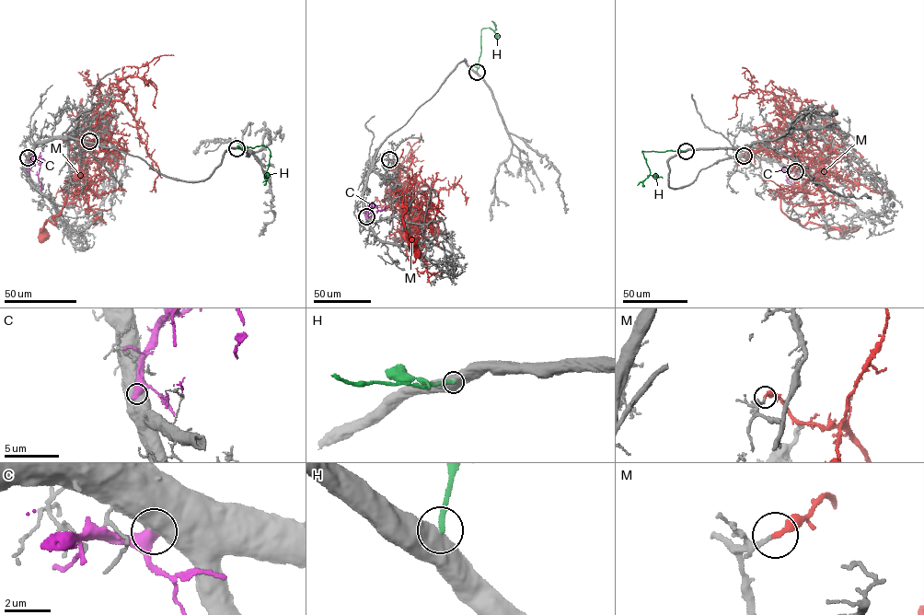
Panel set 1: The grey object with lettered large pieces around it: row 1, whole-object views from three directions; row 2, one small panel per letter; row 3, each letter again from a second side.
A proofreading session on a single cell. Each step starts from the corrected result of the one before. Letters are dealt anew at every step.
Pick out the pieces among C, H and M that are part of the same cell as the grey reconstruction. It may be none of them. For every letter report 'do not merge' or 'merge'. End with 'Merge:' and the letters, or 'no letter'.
C: do not merge
H: do not merge
M: do not merge
Merge: no letter

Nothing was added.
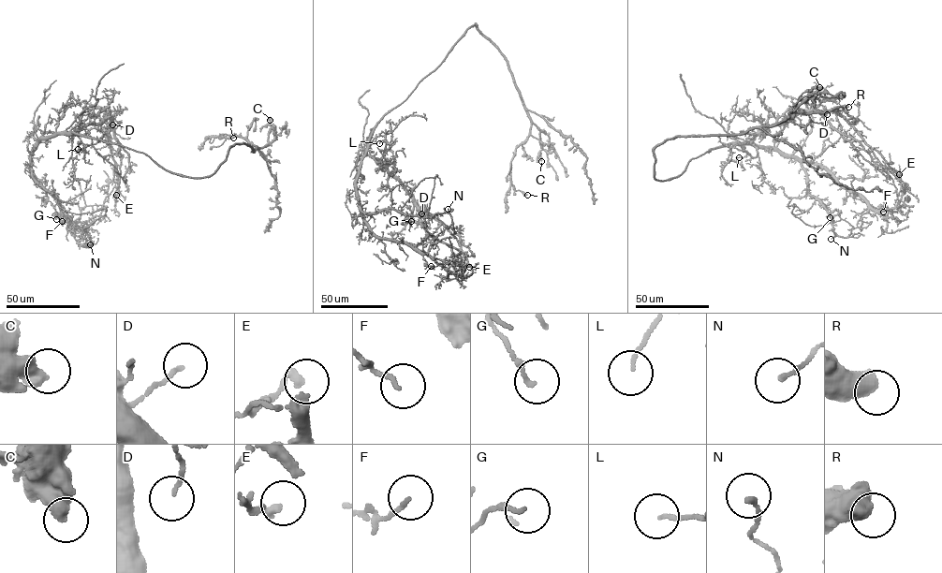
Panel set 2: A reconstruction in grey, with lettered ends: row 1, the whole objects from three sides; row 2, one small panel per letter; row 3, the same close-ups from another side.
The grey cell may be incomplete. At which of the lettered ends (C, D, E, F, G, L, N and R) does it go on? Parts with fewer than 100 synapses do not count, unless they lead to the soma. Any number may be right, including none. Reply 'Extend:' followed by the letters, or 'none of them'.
Extend: none of them

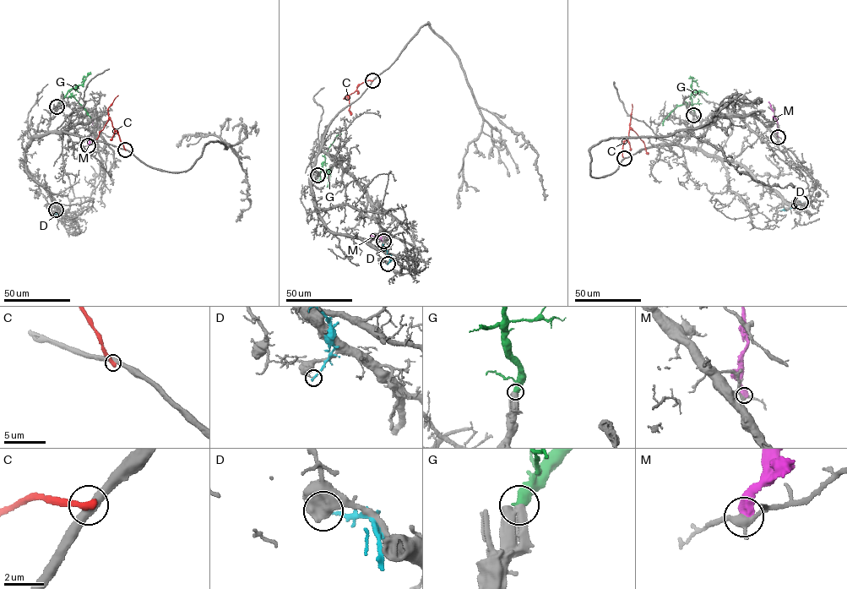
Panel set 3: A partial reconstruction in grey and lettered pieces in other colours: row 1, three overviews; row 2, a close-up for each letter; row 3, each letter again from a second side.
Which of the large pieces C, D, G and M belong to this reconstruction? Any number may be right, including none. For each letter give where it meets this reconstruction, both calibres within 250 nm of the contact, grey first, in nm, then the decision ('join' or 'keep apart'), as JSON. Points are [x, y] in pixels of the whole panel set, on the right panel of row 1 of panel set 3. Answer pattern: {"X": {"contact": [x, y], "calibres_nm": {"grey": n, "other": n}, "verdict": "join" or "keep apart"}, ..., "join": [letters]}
{"C": {"contact": [624, 158], "calibres_nm": {"grey": 440, "other": 400}, "verdict": "keep apart"}, "D": {"contact": [800, 202], "calibres_nm": {"grey": 190, "other": 190}, "verdict": "keep apart"}, "G": {"contact": [693, 115], "calibres_nm": {"grey": 650, "other": 550}, "verdict": "join"}, "M": {"contact": [778, 137], "calibres_nm": {"grey": 300, "other": 650}, "verdict": "keep apart"}, "join": ["G"]}

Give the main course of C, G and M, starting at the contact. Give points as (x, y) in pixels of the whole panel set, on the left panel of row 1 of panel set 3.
C: (125, 149), (110, 119), (95, 144)
G: (57, 106), (65, 96), (72, 95), (90, 117)
M: (88, 145), (94, 127), (92, 110)

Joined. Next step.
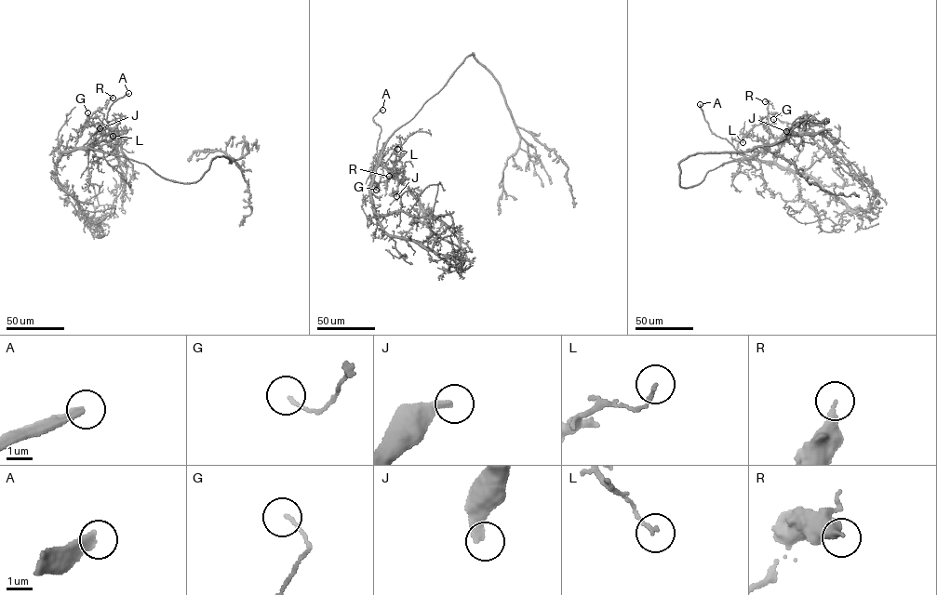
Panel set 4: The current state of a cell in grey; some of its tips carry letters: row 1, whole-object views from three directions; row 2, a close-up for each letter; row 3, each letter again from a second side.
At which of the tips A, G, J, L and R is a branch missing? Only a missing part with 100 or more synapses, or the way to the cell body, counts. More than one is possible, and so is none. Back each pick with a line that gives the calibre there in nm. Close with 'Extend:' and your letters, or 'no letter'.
A: 280 nm thick
J: 320 nm thick
Extend: A, J

